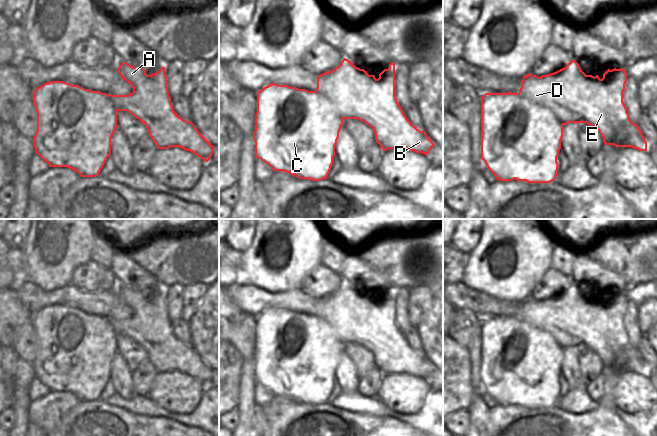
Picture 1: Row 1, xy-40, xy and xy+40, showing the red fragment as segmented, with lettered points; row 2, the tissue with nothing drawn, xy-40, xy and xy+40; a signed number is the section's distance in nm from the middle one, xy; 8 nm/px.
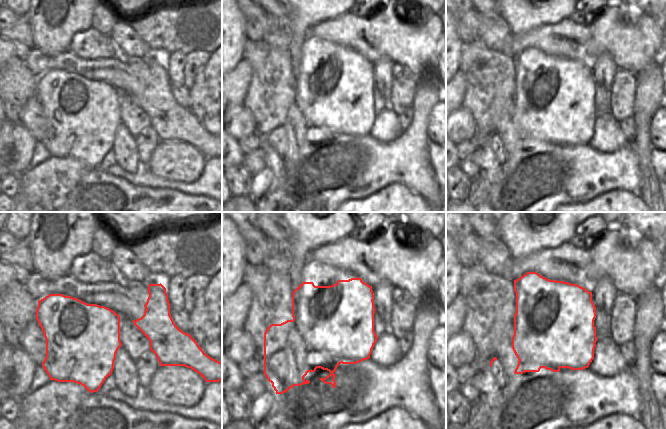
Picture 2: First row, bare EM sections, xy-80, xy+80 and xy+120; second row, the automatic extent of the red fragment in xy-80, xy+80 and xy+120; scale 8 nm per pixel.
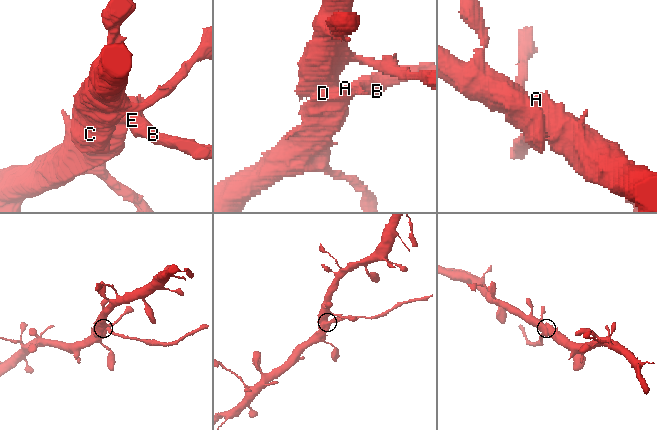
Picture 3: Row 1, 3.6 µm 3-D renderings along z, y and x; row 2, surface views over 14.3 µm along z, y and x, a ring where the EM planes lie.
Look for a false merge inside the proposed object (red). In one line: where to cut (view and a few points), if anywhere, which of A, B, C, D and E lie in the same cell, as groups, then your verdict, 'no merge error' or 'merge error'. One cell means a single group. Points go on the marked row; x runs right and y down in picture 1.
xy+40 (594, 77), (590, 109), (577, 112), (588, 120), (587, 123) | A C D / B E | merge error

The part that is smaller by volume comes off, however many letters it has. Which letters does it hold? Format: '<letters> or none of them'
B, E

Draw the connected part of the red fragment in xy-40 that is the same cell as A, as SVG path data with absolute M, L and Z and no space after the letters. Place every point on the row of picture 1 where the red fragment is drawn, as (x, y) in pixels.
M122 62L116 70L122 79L131 84L133 92L128 95L112 95L84 89L64 81L50 81L33 91L33 104L37 112L37 132L33 138L35 153L49 164L49 167L68 167L81 177L96 177L111 155L111 138L117 128L118 111L143 111L145 92L145 69Z

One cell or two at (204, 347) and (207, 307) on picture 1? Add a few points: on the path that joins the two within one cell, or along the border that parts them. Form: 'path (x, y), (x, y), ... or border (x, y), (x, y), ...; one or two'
path (206, 337), (206, 330), (203, 324), (207, 317); one

